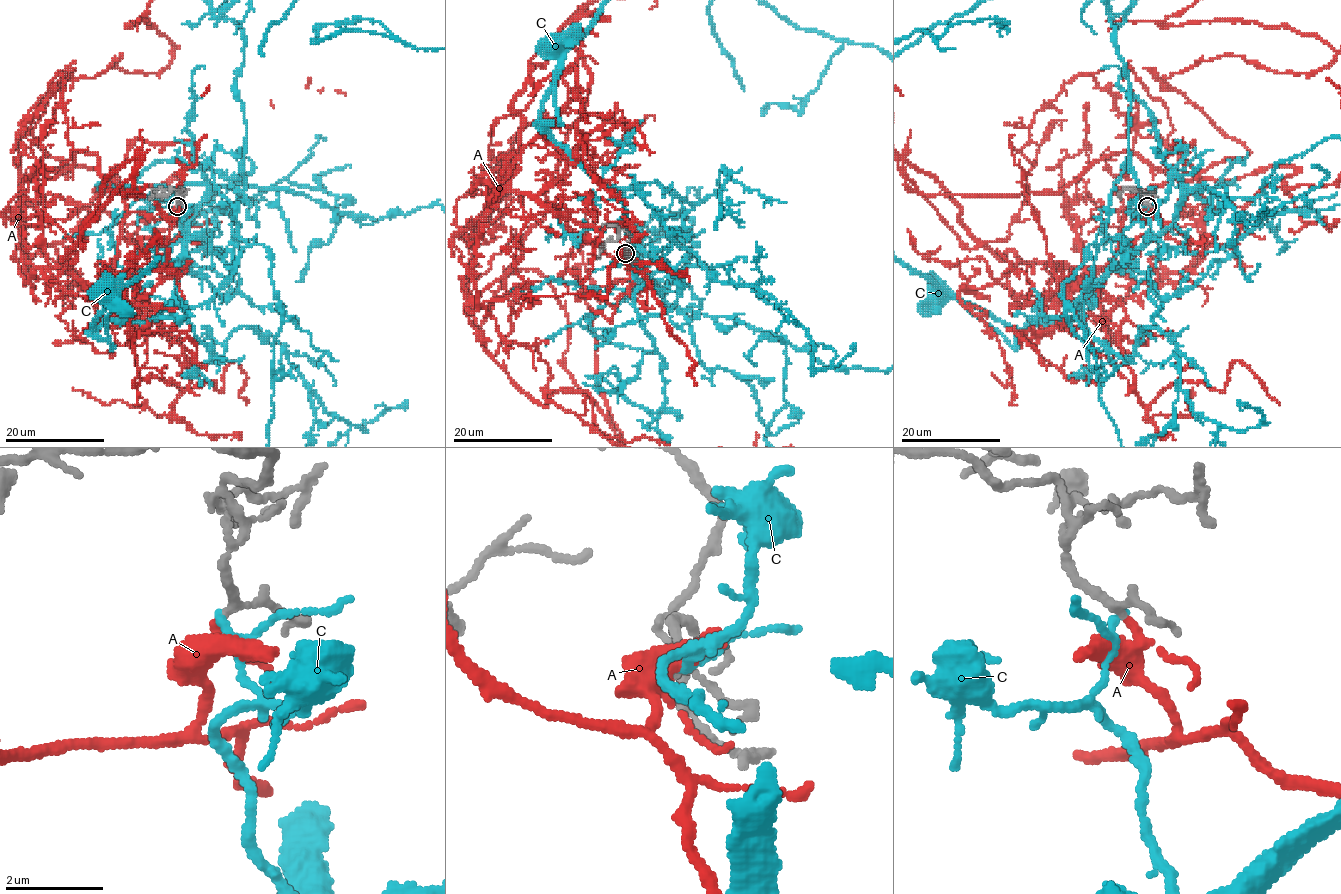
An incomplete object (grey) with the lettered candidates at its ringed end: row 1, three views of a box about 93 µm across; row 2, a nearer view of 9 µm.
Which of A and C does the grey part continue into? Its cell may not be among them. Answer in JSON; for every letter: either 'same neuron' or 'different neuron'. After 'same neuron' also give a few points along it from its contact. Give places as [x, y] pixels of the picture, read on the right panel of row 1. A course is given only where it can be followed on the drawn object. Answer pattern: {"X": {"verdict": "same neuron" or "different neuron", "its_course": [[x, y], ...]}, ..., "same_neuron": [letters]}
{"A": {"verdict": "same neuron", "its_course": [[1147, 206], [1098, 299], [1193, 265], [1171, 176], [1250, 151], [1163, 77], [1335, 55], [1158, 21]]}, "C": {"verdict": "different neuron"}, "same_neuron": ["A"]}

